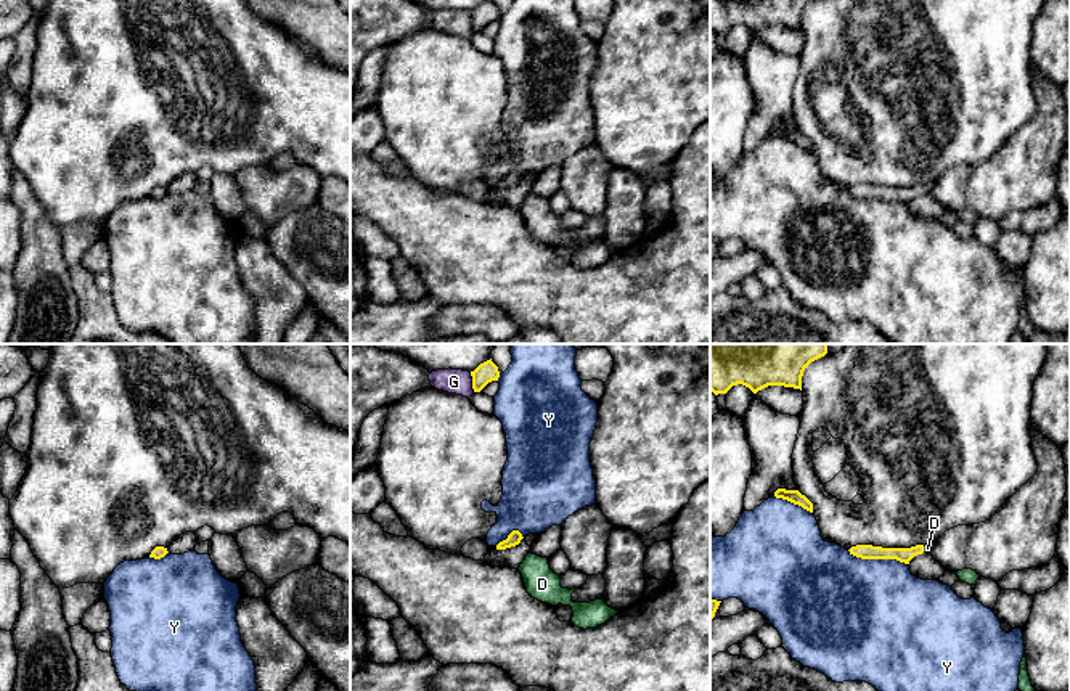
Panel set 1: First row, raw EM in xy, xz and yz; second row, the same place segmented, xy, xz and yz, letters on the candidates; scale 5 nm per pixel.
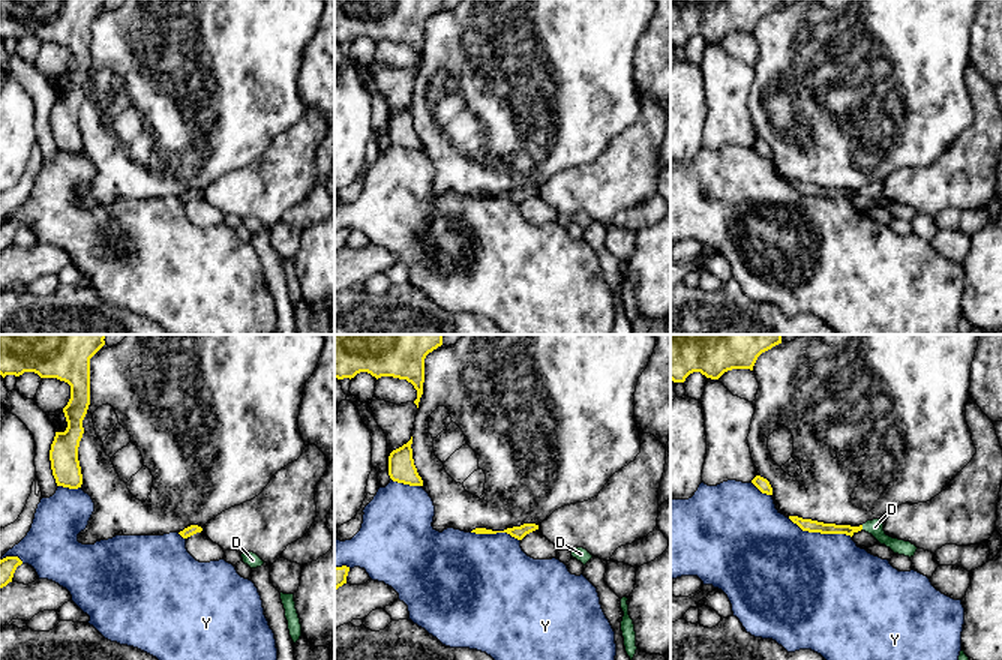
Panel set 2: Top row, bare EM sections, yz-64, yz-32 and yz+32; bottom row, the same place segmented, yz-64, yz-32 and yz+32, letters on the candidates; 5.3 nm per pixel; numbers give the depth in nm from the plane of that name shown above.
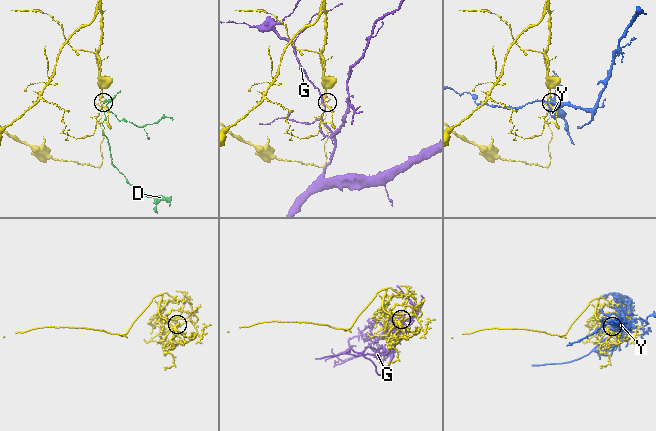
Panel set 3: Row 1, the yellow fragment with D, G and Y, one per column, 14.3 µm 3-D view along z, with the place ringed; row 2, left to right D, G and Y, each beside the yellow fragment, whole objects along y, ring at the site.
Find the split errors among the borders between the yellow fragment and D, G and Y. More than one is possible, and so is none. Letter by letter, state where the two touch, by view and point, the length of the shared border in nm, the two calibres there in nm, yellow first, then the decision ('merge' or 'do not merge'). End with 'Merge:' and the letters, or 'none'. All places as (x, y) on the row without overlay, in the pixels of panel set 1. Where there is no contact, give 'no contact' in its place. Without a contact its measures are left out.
D: meets yellow in yz at (922, 190); contact 30 nm long; 80 nm thick on the yellow side, 50 nm on the other; merge
G: meets yellow in xz at (473, 23); contact 100 nm long; 110 nm thick on the yellow side, 130 nm on the other; do not merge
Y: meets yellow in yz at (878, 198); contact 320 nm long; 80 nm thick on the yellow side, 500 nm on the other; do not merge
Merge: D

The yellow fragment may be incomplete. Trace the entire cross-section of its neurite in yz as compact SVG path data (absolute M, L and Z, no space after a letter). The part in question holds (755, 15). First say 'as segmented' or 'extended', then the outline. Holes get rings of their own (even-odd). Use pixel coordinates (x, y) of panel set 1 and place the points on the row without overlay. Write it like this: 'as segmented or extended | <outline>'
as segmented | M710 0L710 31L726 34L742 24L753 34L768 26L802 31L805 8L815 0Z

